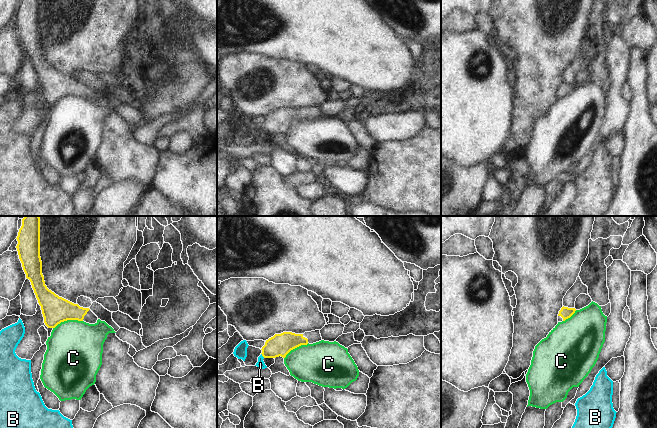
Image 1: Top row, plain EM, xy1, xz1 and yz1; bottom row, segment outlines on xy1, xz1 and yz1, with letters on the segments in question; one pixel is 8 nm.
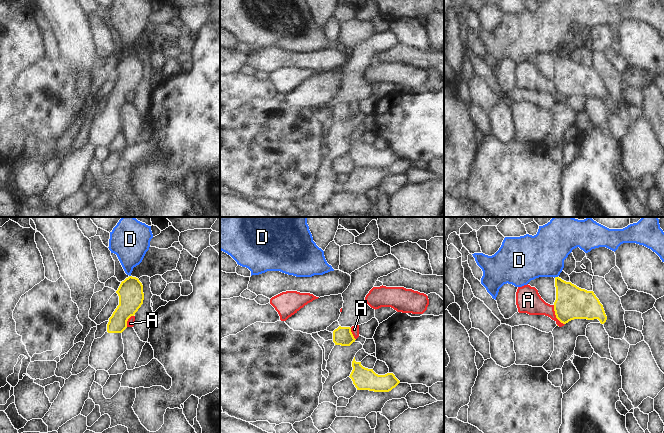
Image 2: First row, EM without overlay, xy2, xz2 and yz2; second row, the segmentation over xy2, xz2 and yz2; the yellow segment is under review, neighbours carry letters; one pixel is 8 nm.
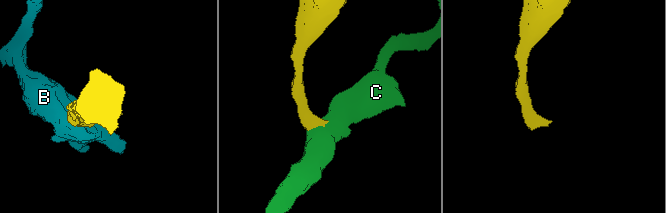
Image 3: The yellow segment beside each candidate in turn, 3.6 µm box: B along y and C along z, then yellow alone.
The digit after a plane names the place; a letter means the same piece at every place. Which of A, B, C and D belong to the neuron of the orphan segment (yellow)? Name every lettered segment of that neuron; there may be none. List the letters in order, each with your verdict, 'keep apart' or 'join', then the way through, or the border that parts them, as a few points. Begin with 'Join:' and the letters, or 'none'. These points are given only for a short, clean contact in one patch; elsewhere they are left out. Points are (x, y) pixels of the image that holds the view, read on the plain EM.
Join: none
A: keep apart; border along yz2 (553, 81), (555, 92), (564, 100)
B: keep apart; border along xz1 (261, 129), (264, 133)
C: keep apart; border along xy1 (82, 96), (64, 96), (53, 104)
D: keep apart; border along yz2 (557, 52), (554, 53)

